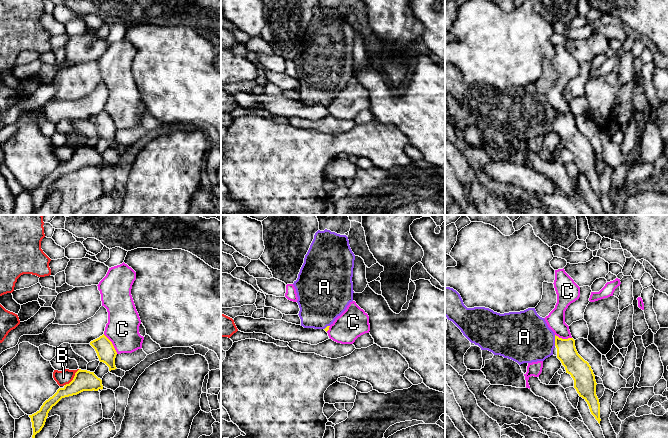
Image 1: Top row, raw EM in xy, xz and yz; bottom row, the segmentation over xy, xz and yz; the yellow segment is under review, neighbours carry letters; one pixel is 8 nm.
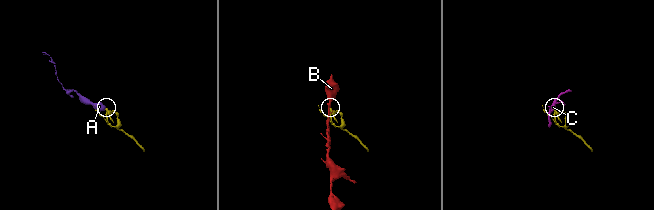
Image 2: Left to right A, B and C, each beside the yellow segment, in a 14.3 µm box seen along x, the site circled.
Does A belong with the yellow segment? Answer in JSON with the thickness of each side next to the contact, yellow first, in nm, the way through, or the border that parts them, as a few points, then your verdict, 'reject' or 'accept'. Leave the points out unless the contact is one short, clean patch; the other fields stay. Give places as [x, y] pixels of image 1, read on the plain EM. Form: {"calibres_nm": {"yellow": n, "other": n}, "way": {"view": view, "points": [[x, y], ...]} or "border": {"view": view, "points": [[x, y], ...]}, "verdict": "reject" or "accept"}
{"calibres_nm": {"yellow": 170, "other": 420}, "way": {"view": "yz", "points": [[574, 140], [566, 127], [555, 116], [524, 113]]}, "verdict": "accept"}

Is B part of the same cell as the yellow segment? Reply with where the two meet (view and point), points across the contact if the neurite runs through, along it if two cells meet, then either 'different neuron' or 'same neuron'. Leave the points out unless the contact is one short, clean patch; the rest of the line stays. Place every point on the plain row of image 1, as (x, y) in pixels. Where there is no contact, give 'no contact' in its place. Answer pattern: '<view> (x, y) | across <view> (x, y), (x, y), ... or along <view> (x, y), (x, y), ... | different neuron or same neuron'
xy (73, 154) | along xy (79, 145), (74, 153), (65, 161) | different neuron

